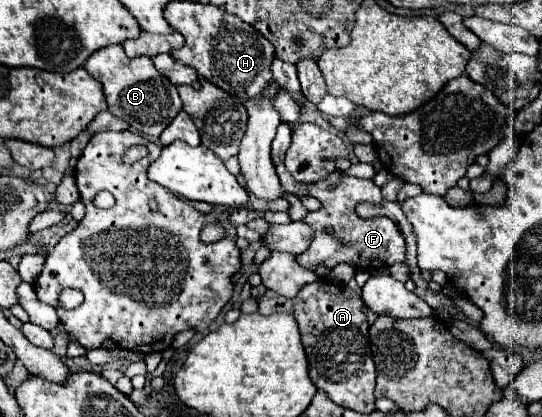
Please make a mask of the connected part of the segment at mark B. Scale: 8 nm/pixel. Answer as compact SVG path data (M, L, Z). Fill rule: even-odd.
M109 45L105 49L95 51L85 61L83 67L89 71L93 79L97 79L103 85L109 111L115 117L129 121L131 131L159 137L161 131L181 111L181 99L179 99L177 87L155 69L149 57L137 57L137 59L127 57L123 51L123 45Z

